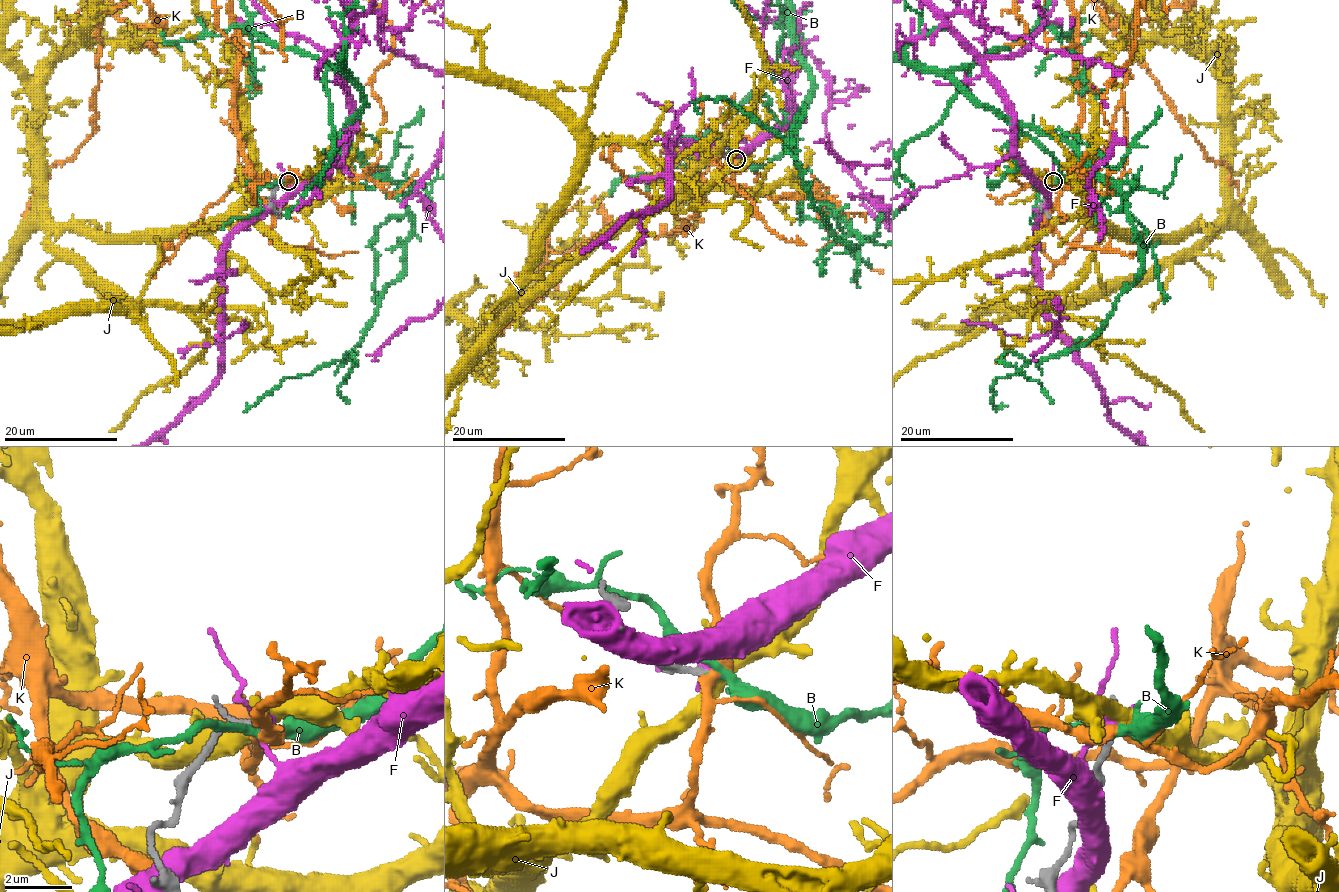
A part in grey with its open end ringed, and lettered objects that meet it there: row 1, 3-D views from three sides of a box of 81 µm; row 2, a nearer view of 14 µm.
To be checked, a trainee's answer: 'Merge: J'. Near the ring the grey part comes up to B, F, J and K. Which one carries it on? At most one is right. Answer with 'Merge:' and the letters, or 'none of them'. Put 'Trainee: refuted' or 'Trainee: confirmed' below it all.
Merge: B
Trainee: refuted

